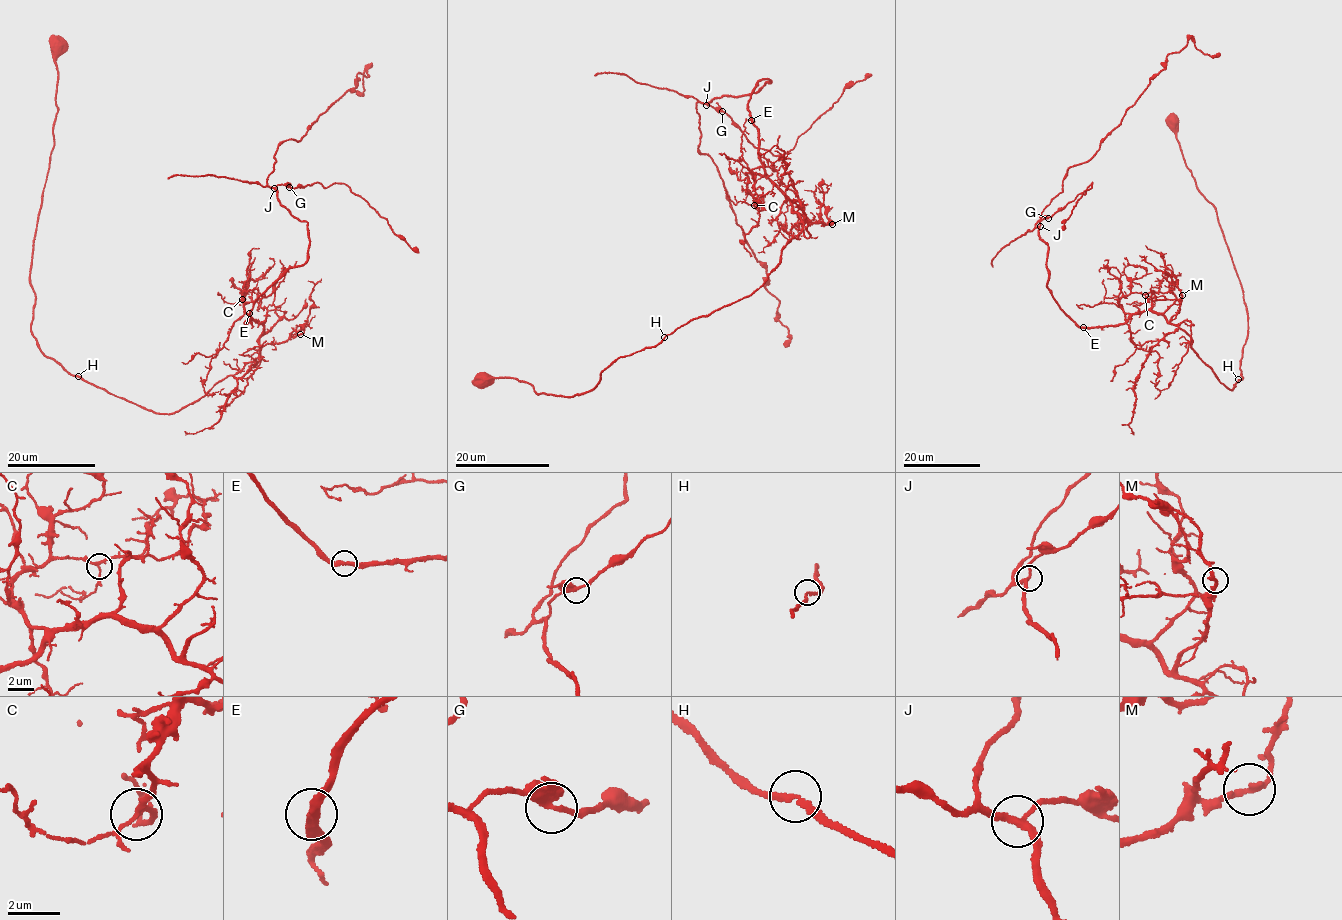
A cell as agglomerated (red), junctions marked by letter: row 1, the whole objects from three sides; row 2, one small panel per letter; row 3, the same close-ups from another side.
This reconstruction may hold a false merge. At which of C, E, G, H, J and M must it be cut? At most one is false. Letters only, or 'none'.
none

